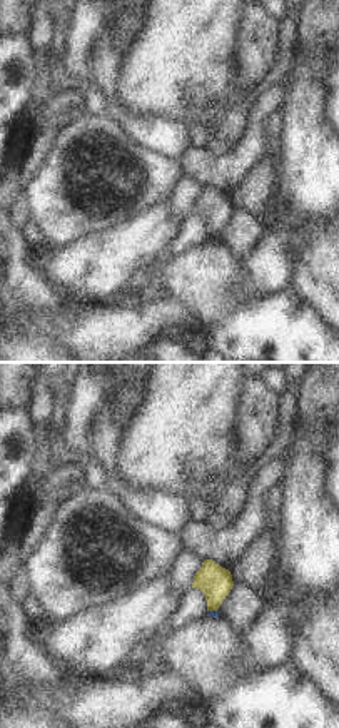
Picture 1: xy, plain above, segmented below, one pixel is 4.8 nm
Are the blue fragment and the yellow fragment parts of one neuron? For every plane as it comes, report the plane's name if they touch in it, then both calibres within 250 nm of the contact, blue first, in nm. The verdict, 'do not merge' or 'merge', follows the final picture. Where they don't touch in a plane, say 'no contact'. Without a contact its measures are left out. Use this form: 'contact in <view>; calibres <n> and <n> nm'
contact in xy; calibres 30 and 160 nm

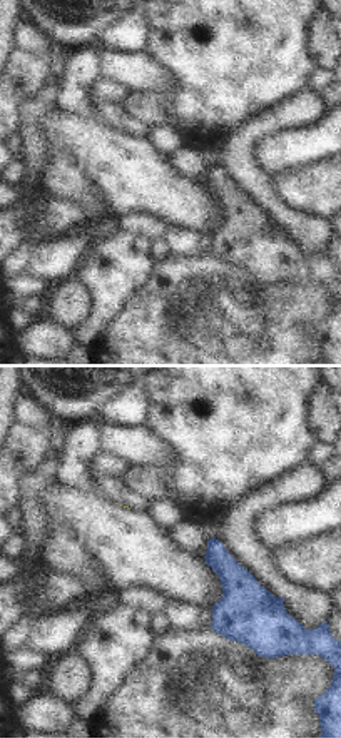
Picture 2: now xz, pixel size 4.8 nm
no contact

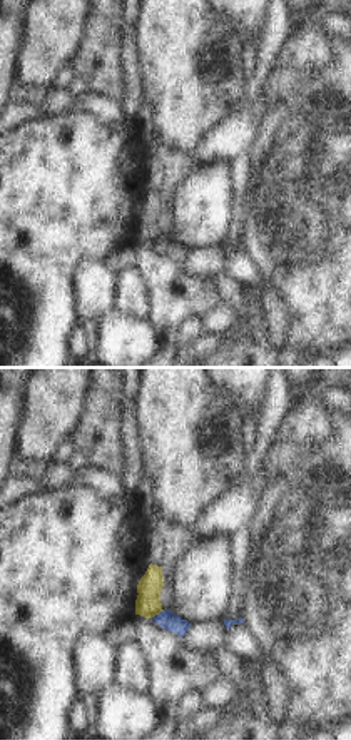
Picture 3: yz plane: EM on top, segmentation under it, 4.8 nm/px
contact in yz; calibres 90 and 120 nm

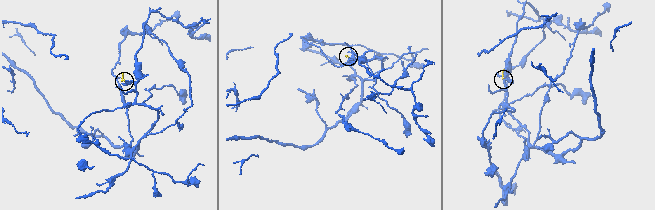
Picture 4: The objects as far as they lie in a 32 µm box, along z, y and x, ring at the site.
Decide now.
do not merge

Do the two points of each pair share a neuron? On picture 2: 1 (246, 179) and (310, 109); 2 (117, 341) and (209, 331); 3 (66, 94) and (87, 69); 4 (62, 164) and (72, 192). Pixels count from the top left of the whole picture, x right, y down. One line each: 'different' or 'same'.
1: same
2: same
3: same
4: same

